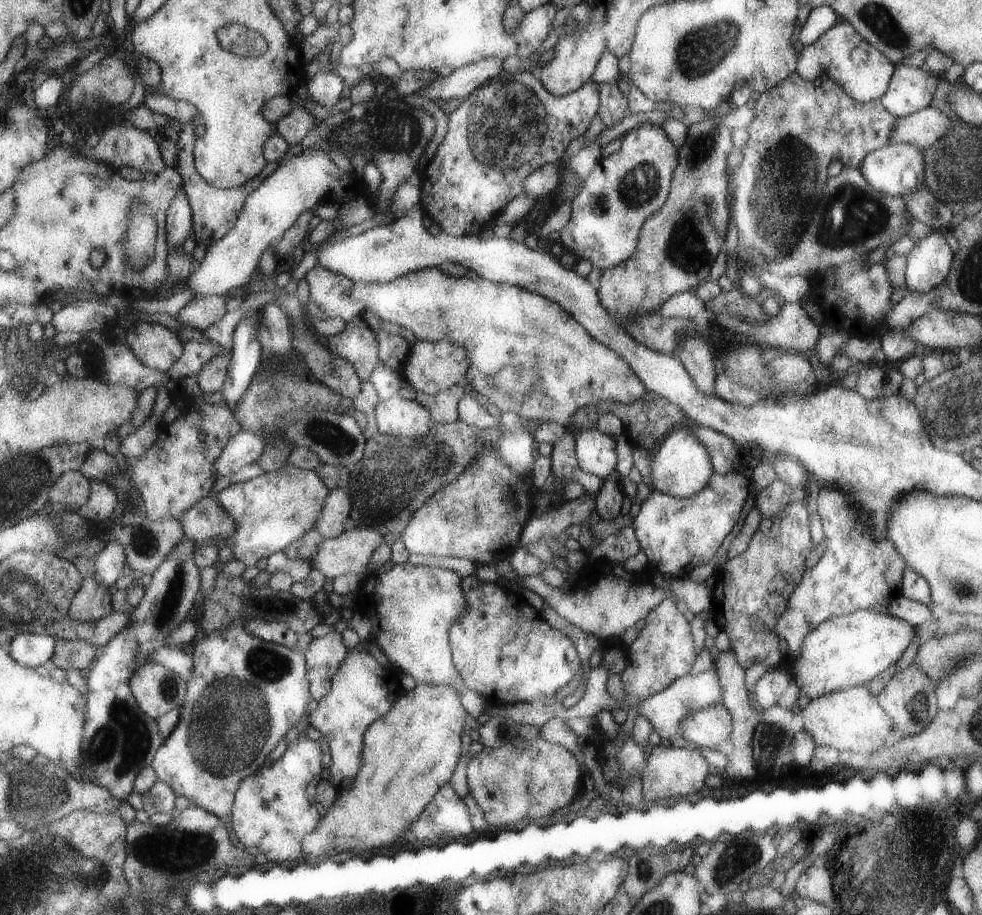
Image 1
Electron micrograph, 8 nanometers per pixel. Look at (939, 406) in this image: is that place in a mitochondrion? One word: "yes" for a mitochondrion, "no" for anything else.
yes

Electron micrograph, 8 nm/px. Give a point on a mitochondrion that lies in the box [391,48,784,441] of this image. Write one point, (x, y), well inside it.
(503, 120)

